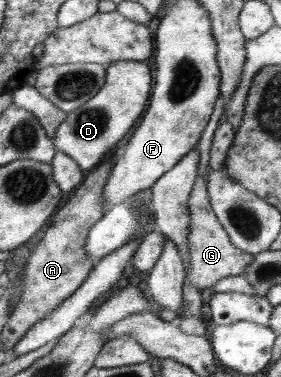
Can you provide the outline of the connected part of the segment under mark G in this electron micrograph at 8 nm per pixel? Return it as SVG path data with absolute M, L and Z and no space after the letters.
M197 177L188 199L188 212L190 224L188 224L186 241L189 247L189 270L186 271L186 280L190 282L190 285L203 290L214 287L219 279L224 279L229 275L242 276L248 264L252 263L254 255L238 249L230 242L229 236L212 210L212 204L208 198L208 183L205 178Z

